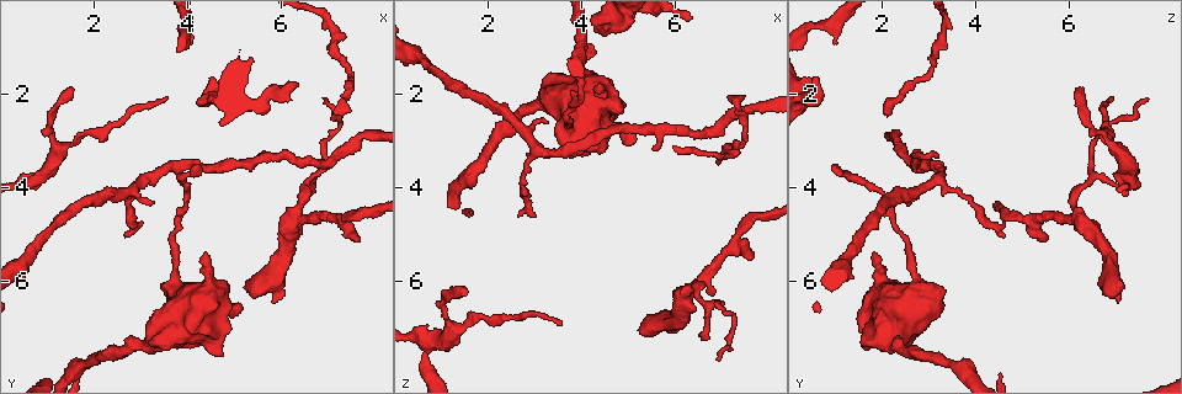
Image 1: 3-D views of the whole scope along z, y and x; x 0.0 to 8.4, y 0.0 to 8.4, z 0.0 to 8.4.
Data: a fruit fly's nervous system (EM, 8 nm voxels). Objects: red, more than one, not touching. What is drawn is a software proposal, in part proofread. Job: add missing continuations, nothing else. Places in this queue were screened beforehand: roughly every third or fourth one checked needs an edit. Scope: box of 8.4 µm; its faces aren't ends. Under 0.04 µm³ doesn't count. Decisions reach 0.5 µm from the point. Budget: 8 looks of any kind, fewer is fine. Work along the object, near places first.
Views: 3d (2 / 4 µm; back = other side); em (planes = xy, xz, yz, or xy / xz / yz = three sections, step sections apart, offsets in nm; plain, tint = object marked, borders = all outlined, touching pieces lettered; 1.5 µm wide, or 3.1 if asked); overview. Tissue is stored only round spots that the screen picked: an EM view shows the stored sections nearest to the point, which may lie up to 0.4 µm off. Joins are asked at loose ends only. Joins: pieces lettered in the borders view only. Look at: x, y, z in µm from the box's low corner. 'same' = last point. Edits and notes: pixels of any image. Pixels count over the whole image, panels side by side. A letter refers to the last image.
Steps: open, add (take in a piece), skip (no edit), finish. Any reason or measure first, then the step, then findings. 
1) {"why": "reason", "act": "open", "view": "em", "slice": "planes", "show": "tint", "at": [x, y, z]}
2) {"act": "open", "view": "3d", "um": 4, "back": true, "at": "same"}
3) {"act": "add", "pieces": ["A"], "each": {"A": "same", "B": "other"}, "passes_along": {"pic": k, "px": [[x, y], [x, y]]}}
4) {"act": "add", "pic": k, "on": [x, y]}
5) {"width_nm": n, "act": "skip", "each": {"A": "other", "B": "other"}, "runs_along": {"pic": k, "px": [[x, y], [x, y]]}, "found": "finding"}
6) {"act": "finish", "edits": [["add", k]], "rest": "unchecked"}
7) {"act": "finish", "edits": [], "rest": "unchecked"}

{"why": "branch stops here", "act": "open", "view": "3d", "um": 4, "at": [4.30, 3.55, 0.95]}

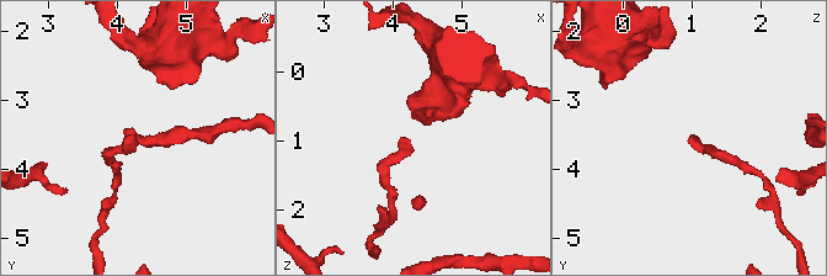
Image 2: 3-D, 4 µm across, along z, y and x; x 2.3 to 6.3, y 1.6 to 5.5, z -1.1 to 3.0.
{"why": "now the EM", "act": "open", "view": "em", "um": 3.1, "slice": "planes", "show": "borders", "at": [4.20, 3.50, 1.00]}

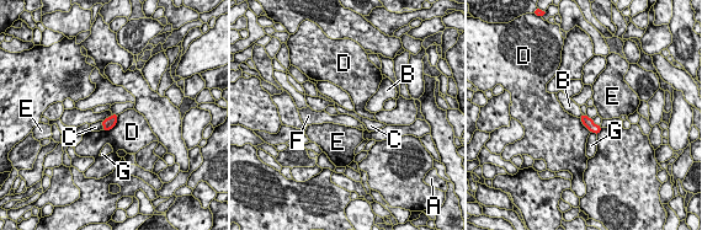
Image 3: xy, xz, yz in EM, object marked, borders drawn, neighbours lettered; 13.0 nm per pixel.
{"width_nm": 140, "longest_contact_nm": ["D", 300], "act": "skip", "each": {"A": "other", "B": "other", "C": "other", "D": "other", "E": "other", "F": "other", "G": "other"}, "found": "none of them fits"}

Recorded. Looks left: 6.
{"why": "an open end", "act": "open", "view": "em", "slice": "planes", "show": "borders", "at": [5.50, 3.35, 3.20]}

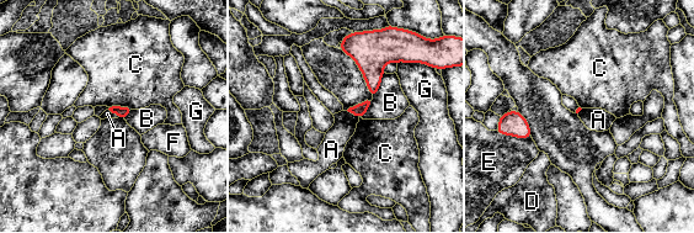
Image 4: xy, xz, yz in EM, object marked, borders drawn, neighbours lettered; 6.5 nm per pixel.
{"act": "skip", "each": {"A": "other", "B": "other", "C": "other", "D": "other", "E": "other", "F": "other", "G": "other"}, "border": {"pic": 4, "px": [[347, 110], [358, 118]]}, "found": "none of them fits"}

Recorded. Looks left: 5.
{"why": "tapers out", "act": "open", "view": "em", "slice": "planes", "show": "borders", "at": [1.50, 1.90, 6.35]}

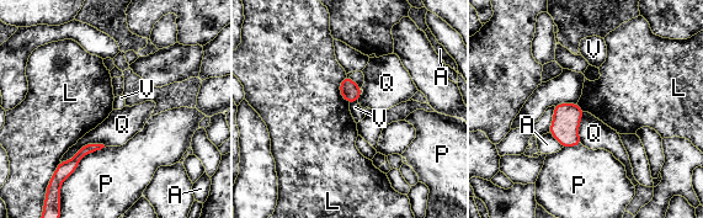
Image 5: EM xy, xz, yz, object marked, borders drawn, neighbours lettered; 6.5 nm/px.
{"act": "skip", "each": {"A": "other", "L": "other", "P": "other", "Q": "other", "V": "other"}, "border": {"pic": 5, "px": [[105, 145], [86, 143], [60, 161]]}, "found": "none of them fits"}

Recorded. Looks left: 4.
{"act": "finish", "edits": [], "rest": "unchecked"}

